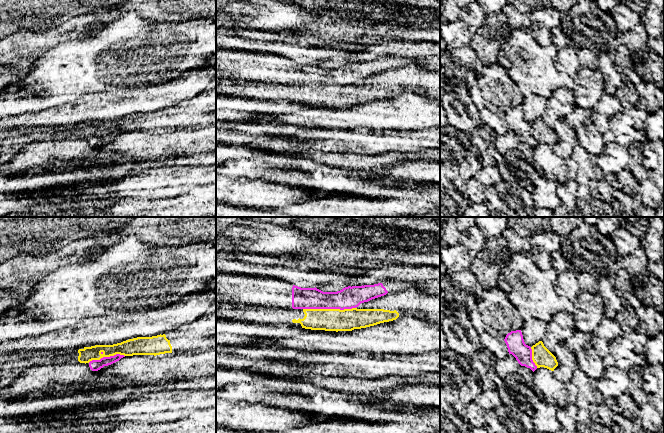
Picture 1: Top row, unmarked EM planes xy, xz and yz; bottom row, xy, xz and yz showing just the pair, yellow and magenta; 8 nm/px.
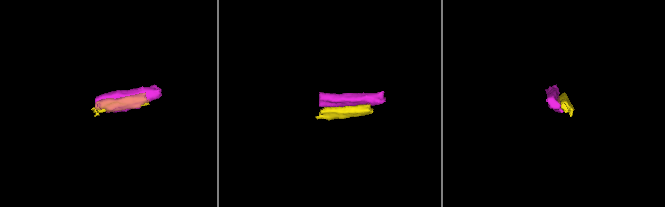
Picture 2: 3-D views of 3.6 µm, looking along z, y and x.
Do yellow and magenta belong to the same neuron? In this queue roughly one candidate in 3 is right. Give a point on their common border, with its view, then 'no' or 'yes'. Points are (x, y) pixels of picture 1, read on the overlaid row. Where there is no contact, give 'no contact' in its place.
meets yellow in xz at (329, 309); no

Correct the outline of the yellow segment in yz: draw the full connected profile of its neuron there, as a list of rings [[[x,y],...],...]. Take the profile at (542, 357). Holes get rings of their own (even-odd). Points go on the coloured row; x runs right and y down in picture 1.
[[[539,341],[531,347],[532,360],[537,368],[544,367],[551,371],[558,366],[556,357],[544,346],[542,341]]]

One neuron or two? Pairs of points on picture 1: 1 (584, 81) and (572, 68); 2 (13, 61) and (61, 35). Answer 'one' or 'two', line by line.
1: two
2: one

